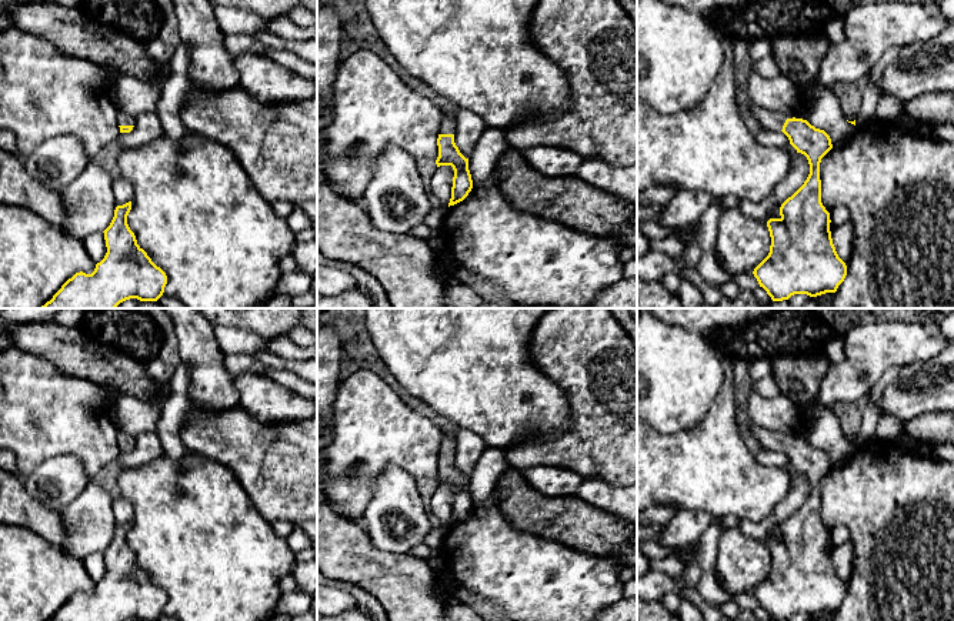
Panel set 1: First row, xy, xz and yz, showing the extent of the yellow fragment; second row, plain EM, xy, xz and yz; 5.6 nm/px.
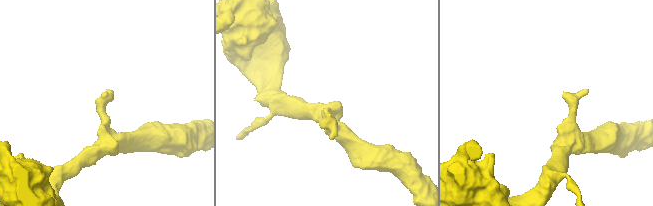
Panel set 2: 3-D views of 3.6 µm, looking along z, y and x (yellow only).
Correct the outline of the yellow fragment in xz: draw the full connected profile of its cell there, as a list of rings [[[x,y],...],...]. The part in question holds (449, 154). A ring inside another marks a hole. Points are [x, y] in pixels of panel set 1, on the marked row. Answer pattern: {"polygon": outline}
{"polygon": [[[443,113],[440,120],[440,134],[437,138],[438,157],[436,160],[437,167],[451,166],[454,170],[451,198],[448,203],[454,206],[463,201],[473,188],[473,180],[468,170],[468,158],[466,158],[454,143],[456,114]]]}

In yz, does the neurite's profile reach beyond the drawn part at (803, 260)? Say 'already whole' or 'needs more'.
needs more

